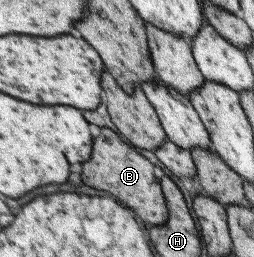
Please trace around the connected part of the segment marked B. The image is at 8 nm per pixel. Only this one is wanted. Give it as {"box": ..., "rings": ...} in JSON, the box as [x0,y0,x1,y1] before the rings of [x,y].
{"box":[84,128,168,224],"rings":[[[102,128],[100,136],[94,142],[94,158],[84,162],[84,182],[92,188],[112,192],[122,202],[128,204],[140,218],[152,224],[162,224],[168,218],[166,199],[160,192],[158,180],[152,174],[154,166],[148,158],[144,158],[140,152],[136,152],[130,144],[126,144],[114,130]]]}

